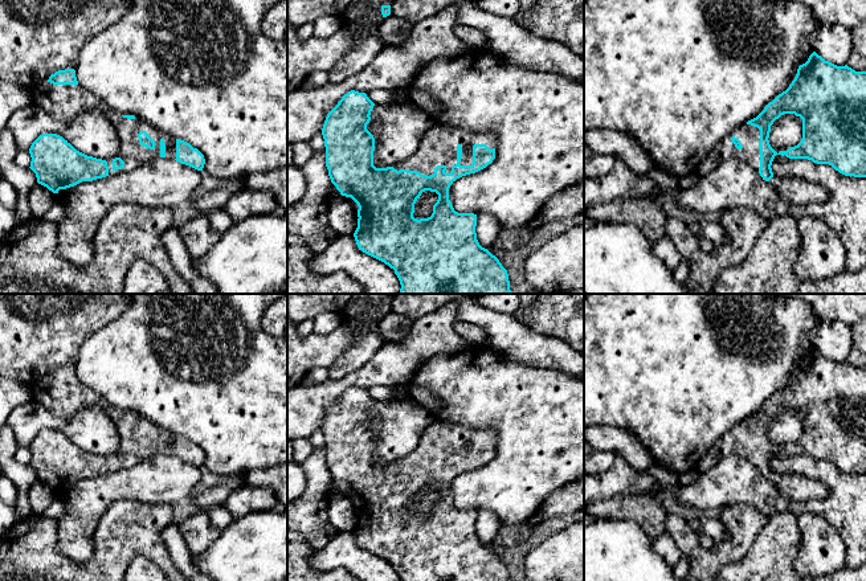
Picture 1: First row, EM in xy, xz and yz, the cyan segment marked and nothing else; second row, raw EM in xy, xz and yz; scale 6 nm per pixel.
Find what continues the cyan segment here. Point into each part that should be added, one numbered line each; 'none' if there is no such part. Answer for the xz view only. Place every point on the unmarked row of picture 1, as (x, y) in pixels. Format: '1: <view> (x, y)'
1: xz (438, 442)

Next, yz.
1: yz (748, 432)

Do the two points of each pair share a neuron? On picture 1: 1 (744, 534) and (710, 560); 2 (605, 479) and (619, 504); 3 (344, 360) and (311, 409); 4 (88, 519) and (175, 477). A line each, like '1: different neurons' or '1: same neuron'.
1: same neuron
2: different neurons
3: different neurons
4: same neuron

